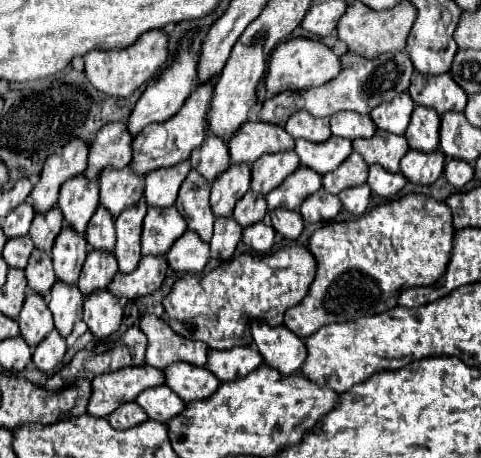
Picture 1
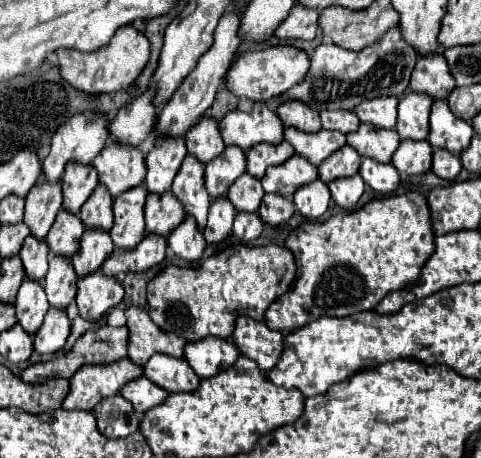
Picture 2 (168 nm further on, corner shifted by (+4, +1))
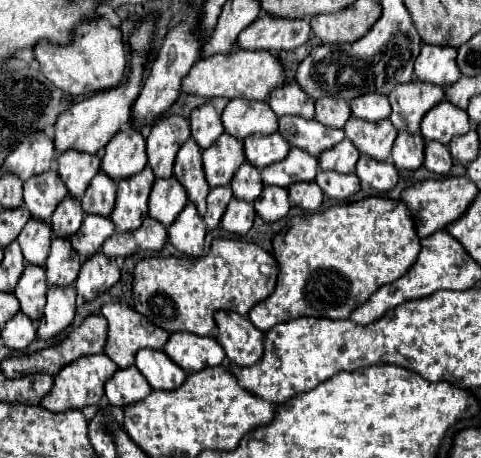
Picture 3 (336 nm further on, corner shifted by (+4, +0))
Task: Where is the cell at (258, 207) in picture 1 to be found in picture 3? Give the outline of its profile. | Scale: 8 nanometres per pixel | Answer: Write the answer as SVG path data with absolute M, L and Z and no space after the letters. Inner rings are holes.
M243 164L239 166L239 170L235 172L233 180L231 180L231 188L233 188L233 196L245 202L255 202L257 196L263 190L263 182L261 182L261 172L251 166L251 164Z

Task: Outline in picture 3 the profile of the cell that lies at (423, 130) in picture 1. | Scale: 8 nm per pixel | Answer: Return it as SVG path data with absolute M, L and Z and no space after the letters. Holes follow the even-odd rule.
M413 80L411 84L399 84L399 88L389 92L389 120L397 130L407 130L411 134L419 132L421 118L443 98L445 90L437 84L419 84L419 80Z

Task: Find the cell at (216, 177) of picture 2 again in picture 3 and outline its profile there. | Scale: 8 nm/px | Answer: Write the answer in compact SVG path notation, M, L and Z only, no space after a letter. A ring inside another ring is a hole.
M223 132L219 140L211 144L211 148L203 150L205 178L211 188L229 184L233 174L243 162L245 162L243 142L235 140L233 136L227 136L227 132Z

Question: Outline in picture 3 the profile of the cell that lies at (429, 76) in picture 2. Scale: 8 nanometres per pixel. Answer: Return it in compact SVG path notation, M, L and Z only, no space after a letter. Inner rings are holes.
M425 44L415 60L415 76L423 82L449 86L459 80L459 66L455 64L457 48Z

